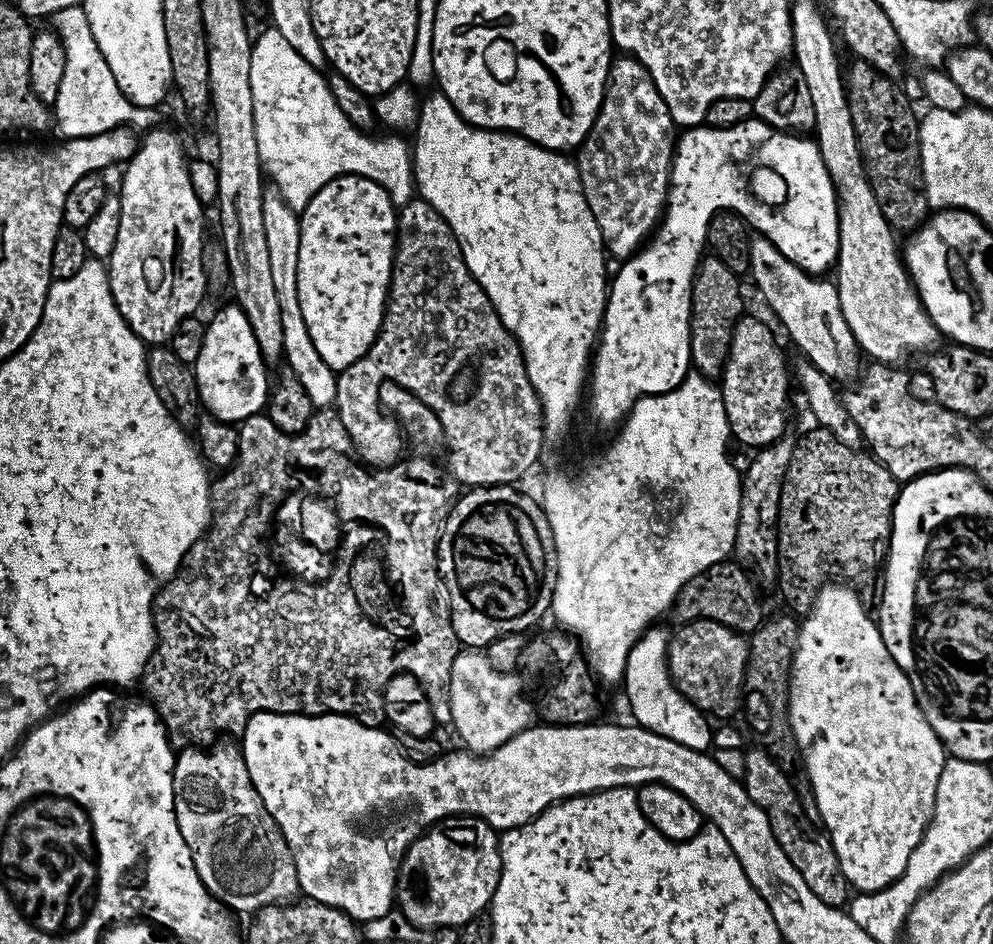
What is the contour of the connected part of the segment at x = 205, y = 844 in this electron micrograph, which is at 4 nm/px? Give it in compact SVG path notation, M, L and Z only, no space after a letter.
M216 744L213 748L193 746L185 748L176 756L172 771L174 786L174 814L186 846L194 858L194 870L206 886L206 890L233 913L255 914L271 904L291 901L300 892L296 867L288 843L280 829L272 823L272 817L264 809L264 800L256 792L248 776L246 757L239 747L232 744Z

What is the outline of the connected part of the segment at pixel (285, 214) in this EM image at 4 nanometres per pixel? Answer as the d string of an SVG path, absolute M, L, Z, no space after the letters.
M275 190L265 191L261 200L262 226L265 227L274 290L277 291L277 298L281 308L282 342L284 343L283 359L285 361L290 360L288 362L289 367L298 375L301 383L315 403L335 401L337 375L322 362L322 358L306 330L306 322L302 318L302 310L296 297L300 217L297 211L289 207L287 202L280 197L280 193Z

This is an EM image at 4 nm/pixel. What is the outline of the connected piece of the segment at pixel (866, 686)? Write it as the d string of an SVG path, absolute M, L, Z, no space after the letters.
M828 582L816 593L811 612L799 621L799 633L796 635L796 653L792 659L792 675L788 678L788 722L791 735L796 735L796 744L804 755L804 768L808 771L808 780L812 783L812 796L816 799L816 808L820 811L819 823L828 834L832 850L836 855L840 873L857 893L881 892L888 884L893 884L906 870L910 854L919 846L924 830L932 821L934 798L938 790L938 778L942 778L946 749L936 736L936 731L924 717L924 712L916 700L912 683L908 675L899 668L882 642L879 623L864 609L860 596L847 583Z

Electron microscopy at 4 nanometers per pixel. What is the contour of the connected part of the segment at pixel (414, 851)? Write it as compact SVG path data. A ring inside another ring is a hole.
M461 814L445 818L432 825L404 852L400 869L396 871L394 904L412 924L420 928L451 928L475 921L489 907L500 877L500 850L498 832L491 824L474 816Z

